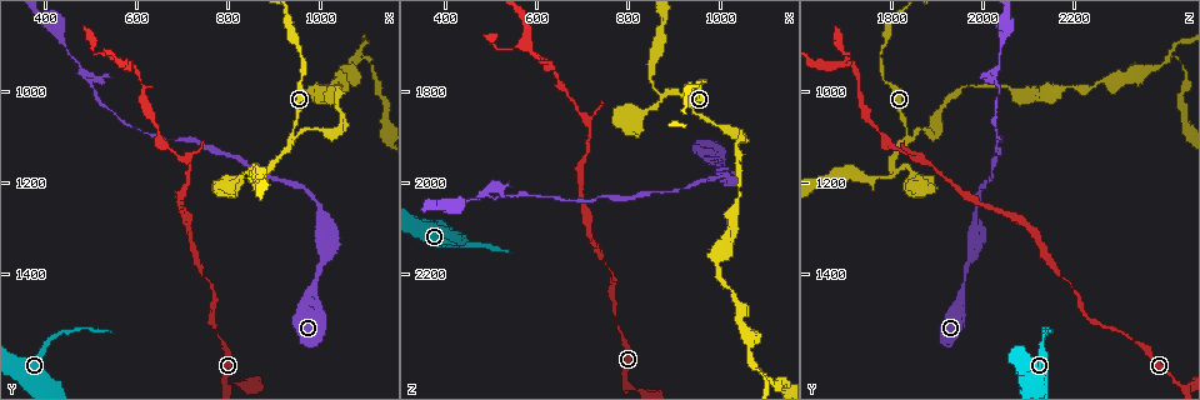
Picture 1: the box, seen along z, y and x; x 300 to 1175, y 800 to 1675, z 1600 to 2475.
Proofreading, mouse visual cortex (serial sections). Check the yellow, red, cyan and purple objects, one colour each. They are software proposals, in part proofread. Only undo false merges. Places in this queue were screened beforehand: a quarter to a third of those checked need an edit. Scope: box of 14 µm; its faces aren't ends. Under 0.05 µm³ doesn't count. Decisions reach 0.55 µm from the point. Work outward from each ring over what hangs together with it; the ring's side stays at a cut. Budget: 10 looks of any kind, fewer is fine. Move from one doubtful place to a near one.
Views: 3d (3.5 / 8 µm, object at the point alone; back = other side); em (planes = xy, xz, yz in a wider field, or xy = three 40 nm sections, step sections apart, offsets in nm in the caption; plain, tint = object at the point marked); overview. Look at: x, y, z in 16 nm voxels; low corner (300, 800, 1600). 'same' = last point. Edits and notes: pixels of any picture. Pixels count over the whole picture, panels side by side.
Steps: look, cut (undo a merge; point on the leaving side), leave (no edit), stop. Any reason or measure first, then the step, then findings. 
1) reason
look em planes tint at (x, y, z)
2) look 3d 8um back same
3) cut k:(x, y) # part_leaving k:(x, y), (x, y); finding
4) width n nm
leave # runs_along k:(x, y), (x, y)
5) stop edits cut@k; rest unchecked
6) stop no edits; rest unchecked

three-way junction
look 3d 3.5um at (935, 1095, 1830)

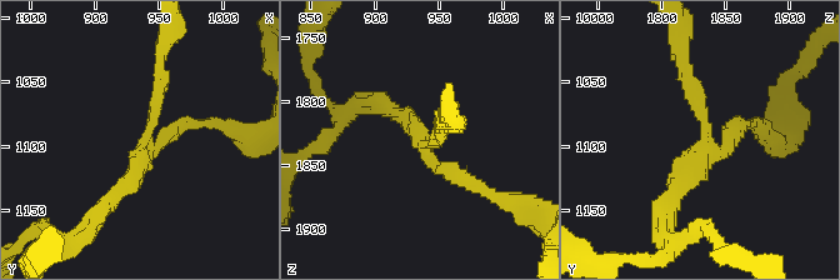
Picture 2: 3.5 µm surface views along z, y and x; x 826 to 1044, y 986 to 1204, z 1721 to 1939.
arm_widths 200, 200, 200 nm
leave # one cell here

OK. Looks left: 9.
a fork
look 3d 3.5um at (580, 930, 1710)

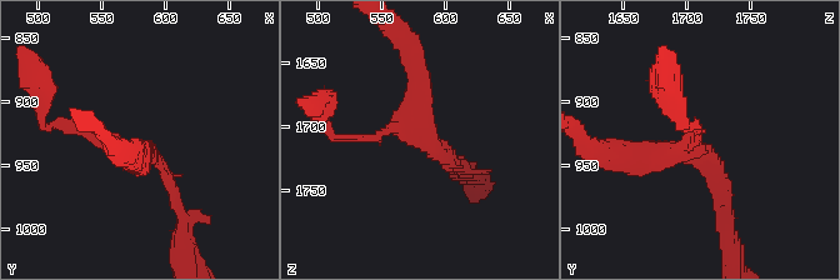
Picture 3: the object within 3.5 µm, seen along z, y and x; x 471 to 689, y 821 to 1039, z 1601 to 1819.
arms 3; arm_widths 150, 150, 300 nm
look em xy step 3 tint at (584, 936, 1710)

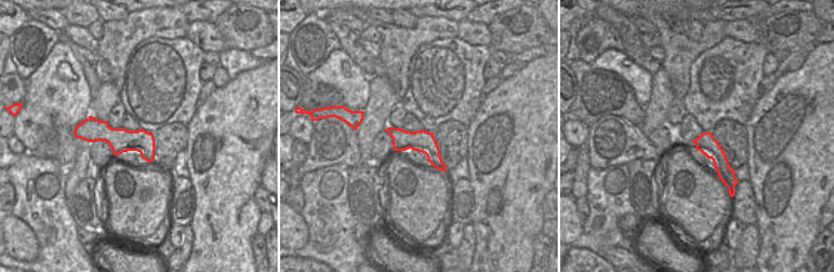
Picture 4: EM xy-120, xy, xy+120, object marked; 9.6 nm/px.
cut it another way
look em xy step 5 tint same

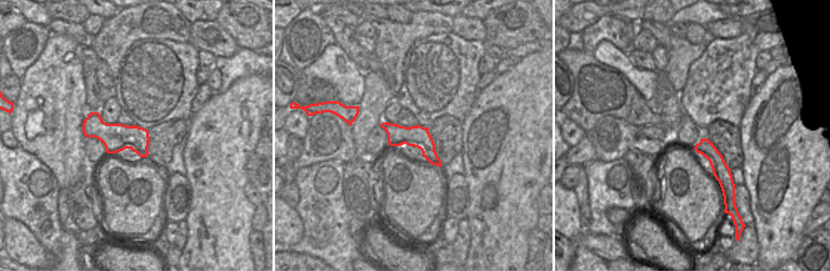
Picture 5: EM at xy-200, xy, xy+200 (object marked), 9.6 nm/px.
width 220 nm
leave # runs_along 3:(726, 216), (701, 148), (621, 151); one cell here

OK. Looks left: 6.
arms part here
look 3d 8um back at (490, 970, 2025)

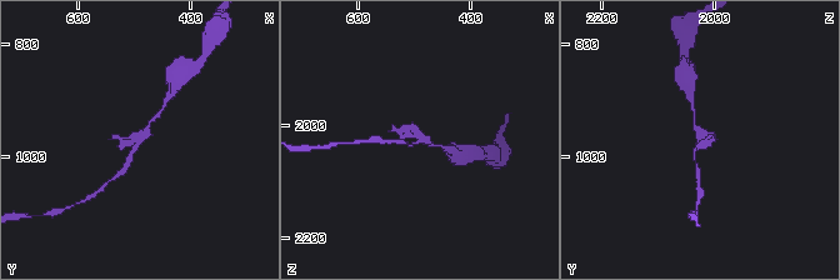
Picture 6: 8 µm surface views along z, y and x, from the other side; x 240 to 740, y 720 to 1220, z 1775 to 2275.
look 3d 3.5um at (490, 975, 2025)

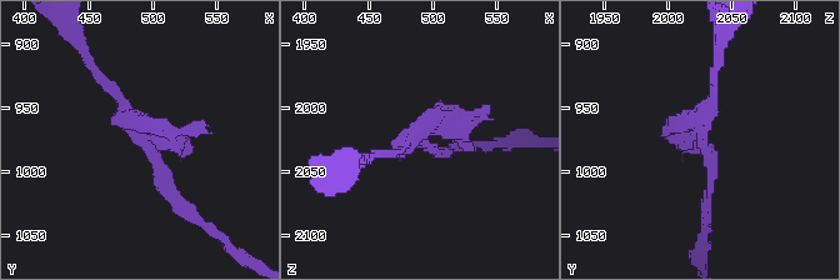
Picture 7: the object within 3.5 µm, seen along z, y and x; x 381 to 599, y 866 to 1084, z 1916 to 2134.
need the tissue
look em xy step 1 tint at (492, 970, 2026)

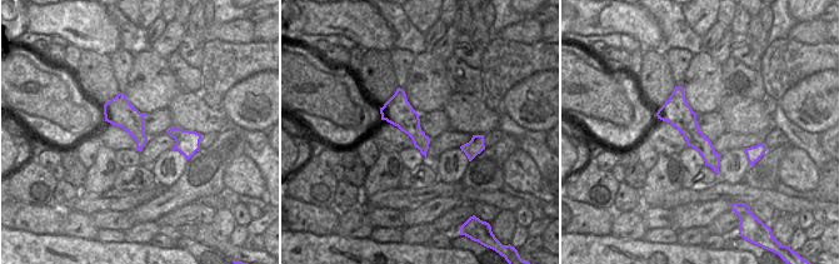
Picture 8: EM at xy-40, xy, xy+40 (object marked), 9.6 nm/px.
width 240 nm
leave # runs_along 8:(678, 89), (678, 113), (715, 167); one cell here

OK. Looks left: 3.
arms part here
look 3d 3.5um at (1080, 935, 2405)

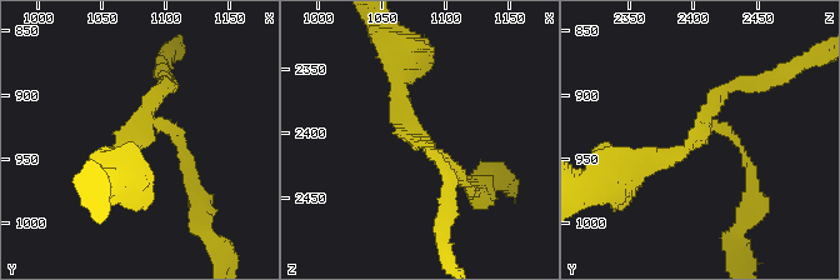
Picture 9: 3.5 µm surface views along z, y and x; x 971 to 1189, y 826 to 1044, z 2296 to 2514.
look em xy step 2 tint at (1080, 930, 2408)

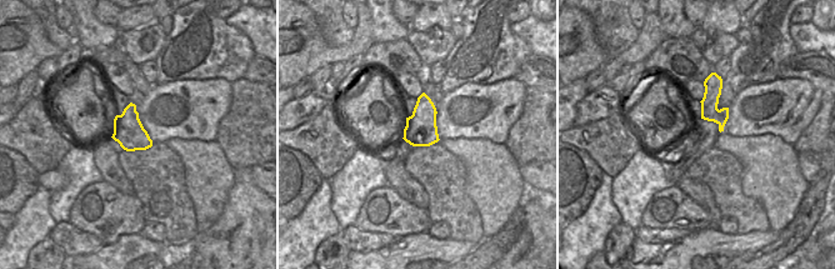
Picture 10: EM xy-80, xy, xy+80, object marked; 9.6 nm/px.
arms 3; arm_widths 150, 150, 200 nm
cut 9:(464, 180) # part_leaving 9:(444, 158), (471, 193), (479, 186); two cells meet here

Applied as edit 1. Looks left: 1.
stop edits cut@9; rest unchecked

